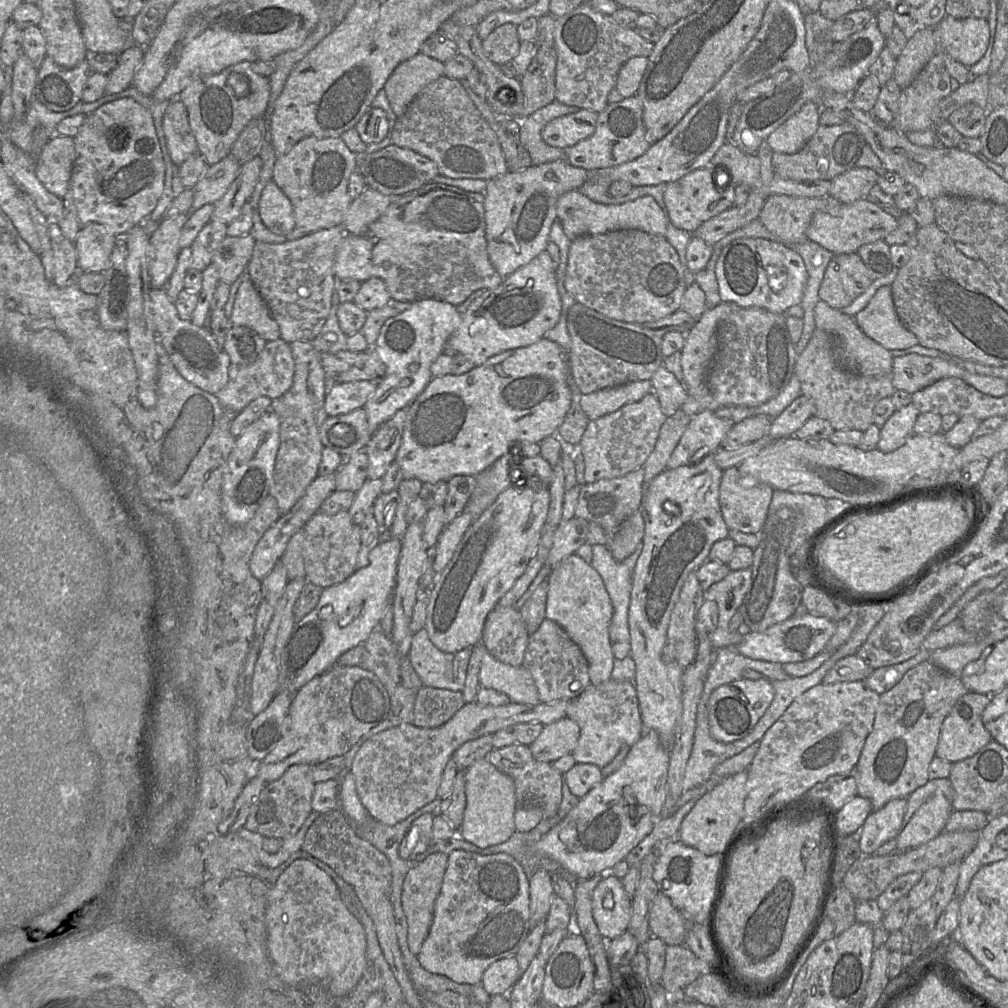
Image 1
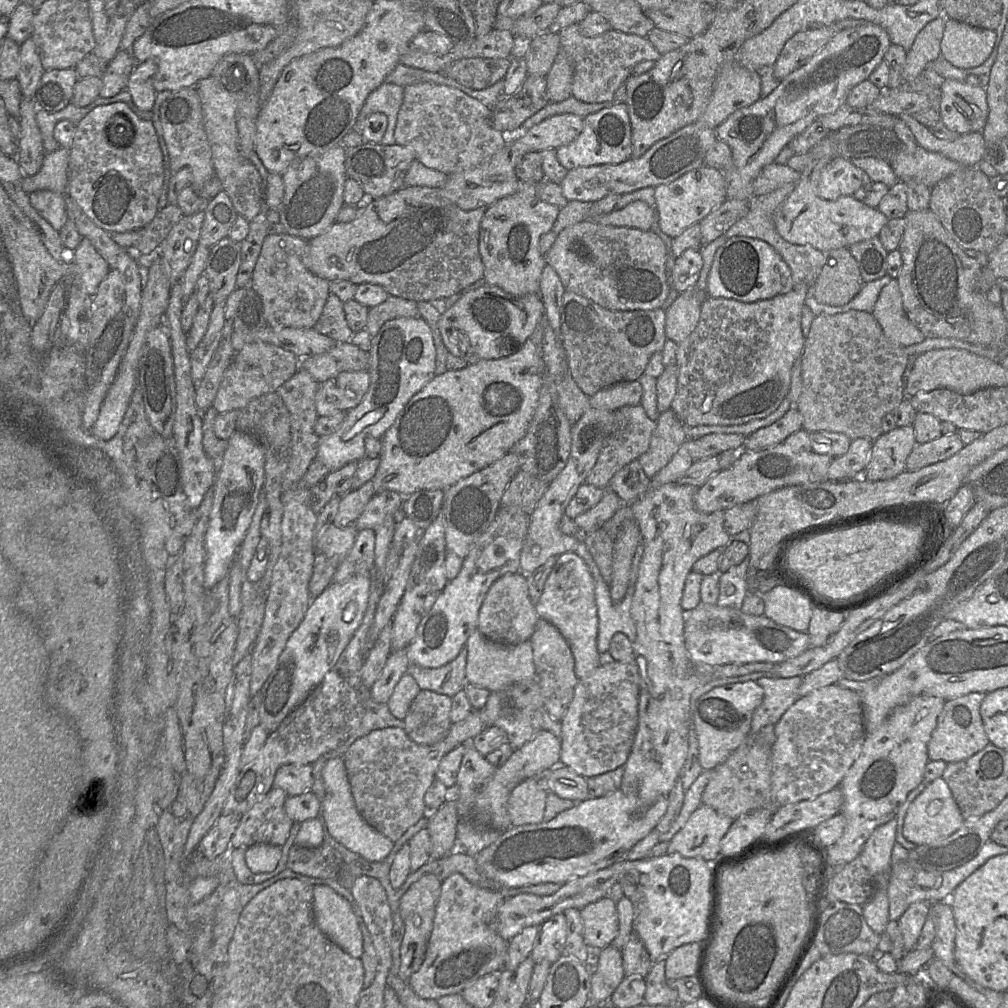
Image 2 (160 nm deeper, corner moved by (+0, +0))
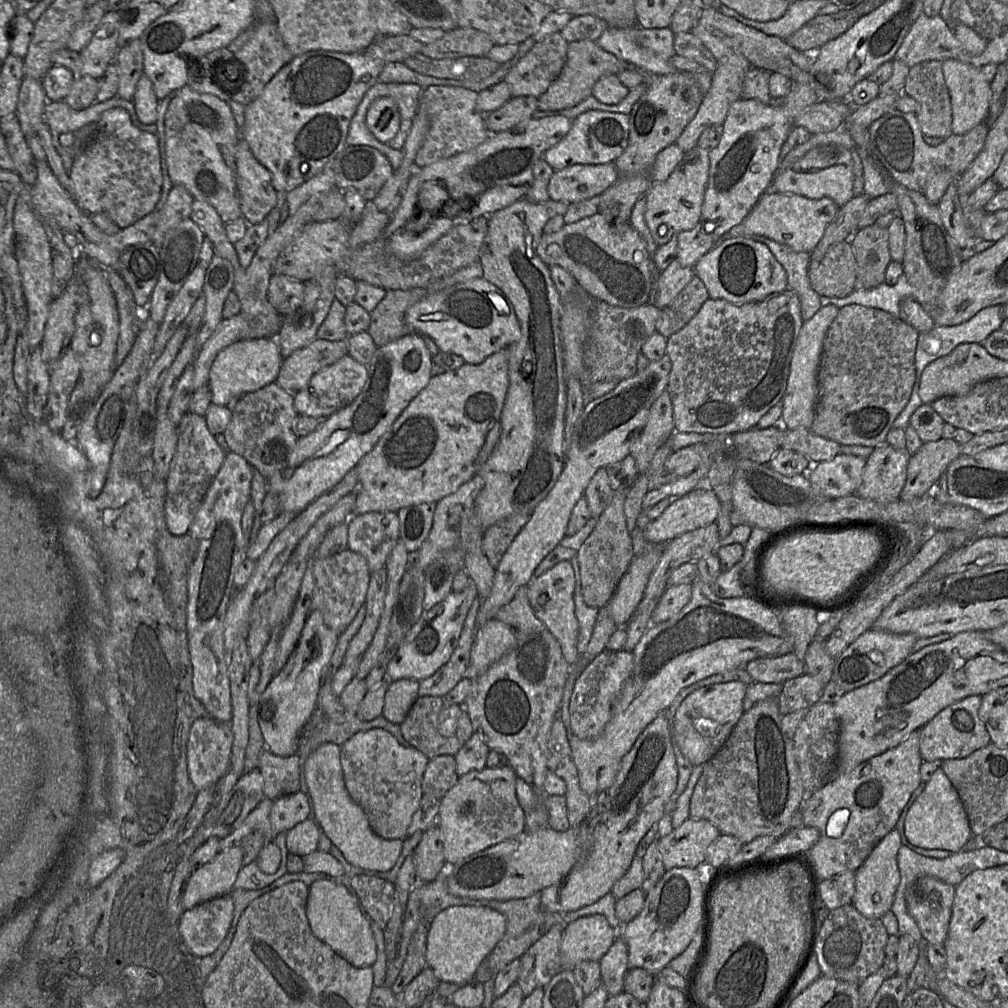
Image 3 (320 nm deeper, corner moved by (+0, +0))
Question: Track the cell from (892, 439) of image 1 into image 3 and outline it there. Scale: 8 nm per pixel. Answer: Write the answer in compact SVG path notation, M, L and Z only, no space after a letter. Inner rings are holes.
M887 442L875 447L855 494L881 503L898 500L906 482L910 457L907 449L894 448Z

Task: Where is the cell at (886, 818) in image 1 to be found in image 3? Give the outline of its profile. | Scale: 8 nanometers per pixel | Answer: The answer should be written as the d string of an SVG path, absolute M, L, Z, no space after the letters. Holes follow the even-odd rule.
M894 828L877 843L864 863L855 871L855 893L851 904L866 918L881 919L891 910L900 882L897 855L901 845L899 832Z

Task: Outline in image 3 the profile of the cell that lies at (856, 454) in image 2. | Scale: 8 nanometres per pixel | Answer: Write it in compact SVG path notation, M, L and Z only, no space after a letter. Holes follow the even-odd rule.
M839 453L831 460L813 464L808 478L819 495L830 499L845 497L856 493L866 461L856 455Z

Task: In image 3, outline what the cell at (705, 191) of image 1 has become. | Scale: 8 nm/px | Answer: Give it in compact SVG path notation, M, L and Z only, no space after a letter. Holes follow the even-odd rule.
M695 146L685 153L682 161L665 181L652 182L646 193L644 218L658 246L667 243L673 235L692 229L701 221L701 210L710 168L709 151Z

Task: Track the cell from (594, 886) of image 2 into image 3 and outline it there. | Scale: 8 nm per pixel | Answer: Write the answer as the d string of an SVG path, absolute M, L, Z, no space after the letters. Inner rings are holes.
M453 906L441 911L429 927L427 965L442 982L468 985L480 963L491 953L506 930L505 916L490 907Z

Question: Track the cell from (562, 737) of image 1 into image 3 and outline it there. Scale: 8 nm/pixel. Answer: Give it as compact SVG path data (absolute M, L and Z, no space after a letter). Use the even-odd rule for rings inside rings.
M509 764L473 770L460 776L442 797L436 824L442 833L447 868L525 830L525 813L516 796L516 778Z

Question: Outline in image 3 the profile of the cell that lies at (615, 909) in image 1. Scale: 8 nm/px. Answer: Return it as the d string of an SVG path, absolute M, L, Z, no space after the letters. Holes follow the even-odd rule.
M601 914L583 916L566 924L560 942L561 968L573 969L577 963L586 960L600 961L612 946L617 934L618 931Z

